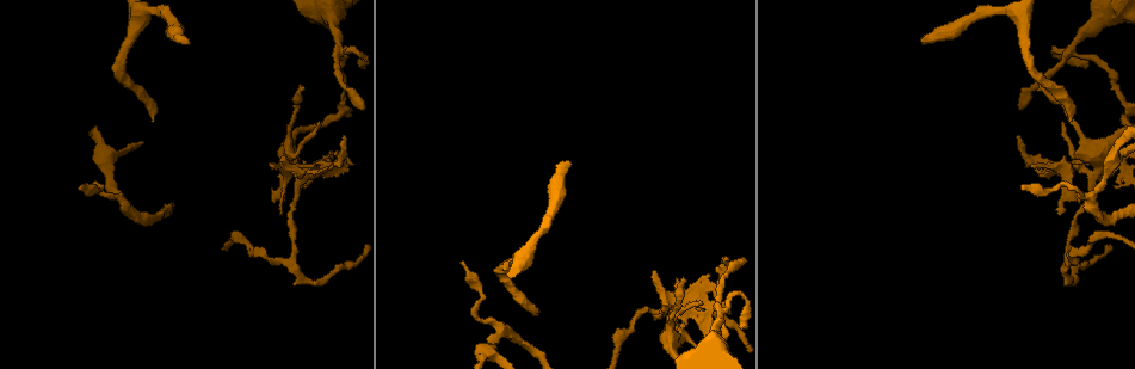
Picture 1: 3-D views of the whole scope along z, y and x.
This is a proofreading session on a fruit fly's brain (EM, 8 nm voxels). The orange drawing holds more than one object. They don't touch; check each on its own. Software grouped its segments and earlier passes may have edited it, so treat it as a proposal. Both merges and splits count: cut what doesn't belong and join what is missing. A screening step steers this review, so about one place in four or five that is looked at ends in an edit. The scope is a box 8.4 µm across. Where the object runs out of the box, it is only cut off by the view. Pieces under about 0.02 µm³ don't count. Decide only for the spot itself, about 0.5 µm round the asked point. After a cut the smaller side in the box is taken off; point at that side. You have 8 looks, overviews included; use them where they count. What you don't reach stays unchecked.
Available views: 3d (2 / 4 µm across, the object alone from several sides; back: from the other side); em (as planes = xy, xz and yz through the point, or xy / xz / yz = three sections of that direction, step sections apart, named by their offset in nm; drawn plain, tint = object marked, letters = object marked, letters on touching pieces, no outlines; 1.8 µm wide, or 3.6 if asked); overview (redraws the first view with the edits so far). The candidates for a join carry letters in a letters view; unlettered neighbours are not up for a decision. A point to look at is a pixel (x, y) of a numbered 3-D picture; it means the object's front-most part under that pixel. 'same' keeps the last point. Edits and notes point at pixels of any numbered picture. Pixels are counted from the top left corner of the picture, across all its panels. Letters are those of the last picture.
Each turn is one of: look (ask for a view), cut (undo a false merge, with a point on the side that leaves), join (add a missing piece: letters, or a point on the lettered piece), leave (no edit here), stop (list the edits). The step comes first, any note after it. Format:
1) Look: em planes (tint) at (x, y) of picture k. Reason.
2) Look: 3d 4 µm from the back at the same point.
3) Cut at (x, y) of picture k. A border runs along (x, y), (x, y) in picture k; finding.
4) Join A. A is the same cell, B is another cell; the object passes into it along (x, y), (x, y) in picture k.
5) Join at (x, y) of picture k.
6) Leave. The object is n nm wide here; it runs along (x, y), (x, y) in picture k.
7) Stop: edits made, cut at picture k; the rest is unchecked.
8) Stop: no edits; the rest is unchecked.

Look: 3d 2 µm at (153, 120) of picture 1. End of a long branch.

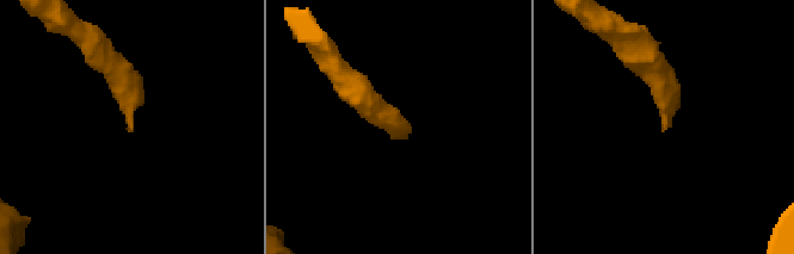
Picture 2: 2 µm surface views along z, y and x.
Look: em planes (letters) at (129, 128) of picture 2. Shape alone is not enough.

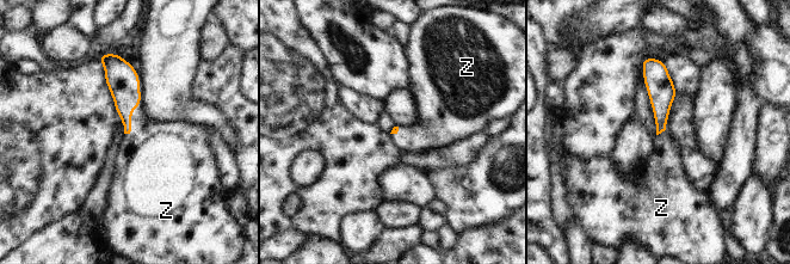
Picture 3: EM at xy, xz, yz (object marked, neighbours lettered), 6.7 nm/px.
Join Z. The longest contact is with Z, 220 nm; Z is the same cell; the object passes into it along (124, 85), (130, 121), (150, 152) in picture 3; it goes on there.

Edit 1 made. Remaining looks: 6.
Look: em planes (letters) at (1116, 171) of picture 1. Abrupt turn.

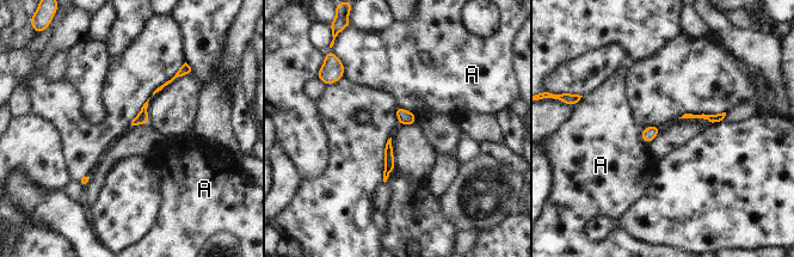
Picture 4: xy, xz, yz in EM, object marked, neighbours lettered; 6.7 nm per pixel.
Leave. A is another cell; a border runs along (396, 105), (410, 110), (416, 116) in picture 4; all the same cell.

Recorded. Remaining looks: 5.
Look: em planes (letters) at (337, 53) of picture 1.

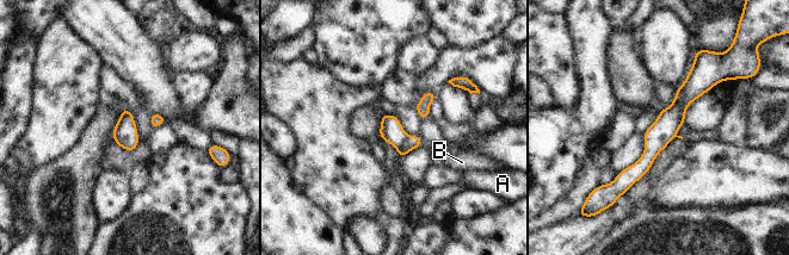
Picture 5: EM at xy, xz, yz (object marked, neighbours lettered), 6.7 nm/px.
Cut at (390, 130) of picture 5. A and B are other cells; a border runs along (408, 136), (398, 149) in picture 5; two cells meet here.

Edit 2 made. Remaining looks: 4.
Stop: edits made, join at picture 3, cut at picture 5; the rest is unchecked.

